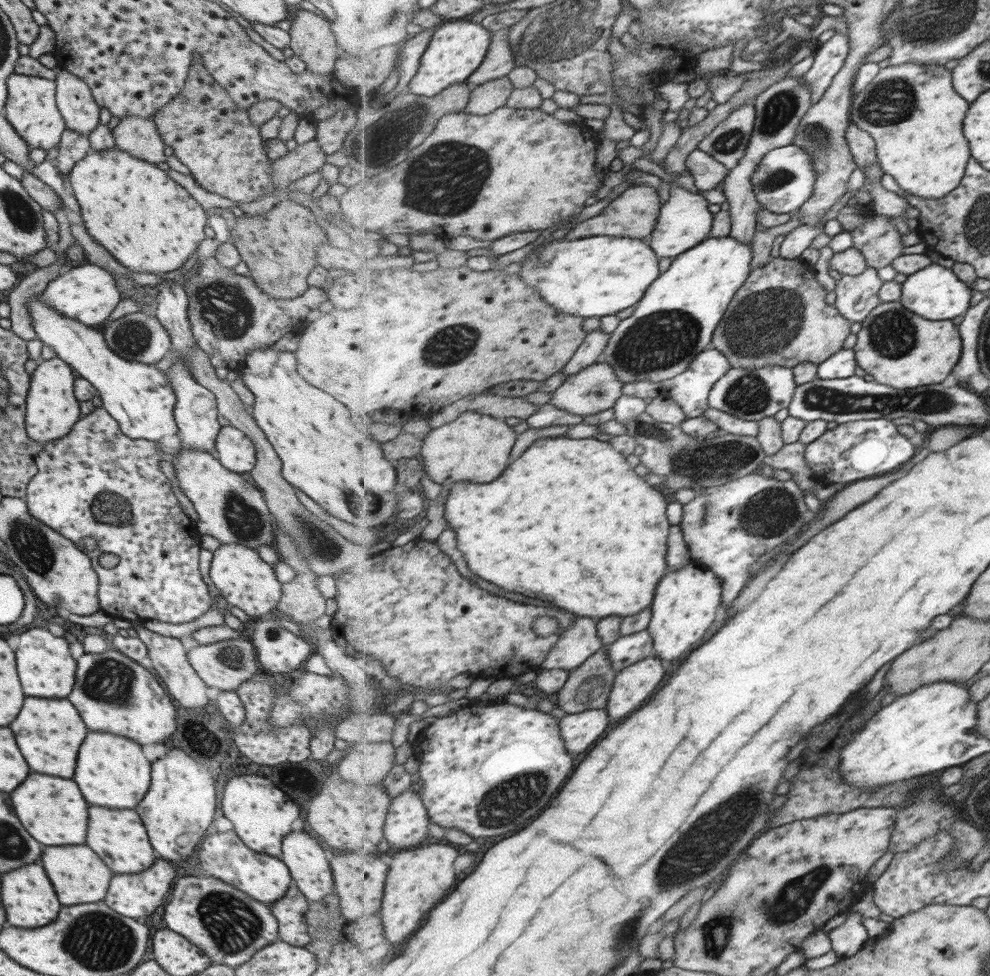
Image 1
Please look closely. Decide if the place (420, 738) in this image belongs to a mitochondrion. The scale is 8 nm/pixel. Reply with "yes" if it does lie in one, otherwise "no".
no

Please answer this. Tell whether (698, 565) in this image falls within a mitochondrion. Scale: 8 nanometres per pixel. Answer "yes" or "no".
no

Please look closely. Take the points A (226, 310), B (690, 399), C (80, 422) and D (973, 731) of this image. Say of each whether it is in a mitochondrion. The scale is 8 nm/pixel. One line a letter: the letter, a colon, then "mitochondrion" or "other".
A: mitochondrion
B: other
C: other
D: other

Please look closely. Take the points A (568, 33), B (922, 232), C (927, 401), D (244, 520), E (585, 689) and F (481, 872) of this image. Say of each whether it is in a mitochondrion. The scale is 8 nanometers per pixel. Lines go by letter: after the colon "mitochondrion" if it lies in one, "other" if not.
A: mitochondrion
B: other
C: mitochondrion
D: mitochondrion
E: mitochondrion
F: other

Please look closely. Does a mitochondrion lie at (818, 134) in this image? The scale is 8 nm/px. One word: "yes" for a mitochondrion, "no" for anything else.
yes

